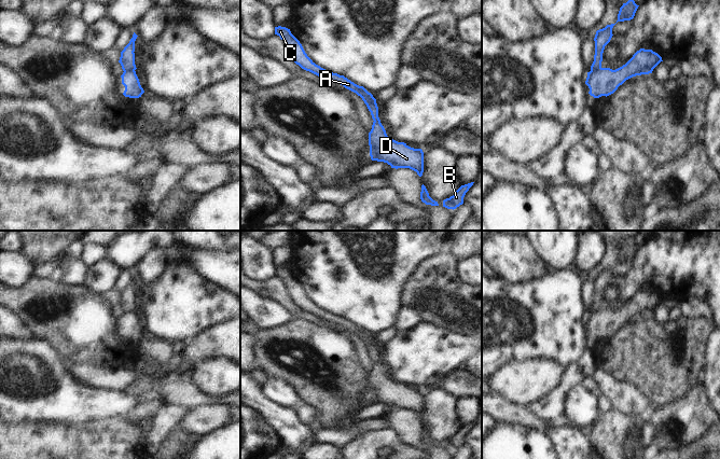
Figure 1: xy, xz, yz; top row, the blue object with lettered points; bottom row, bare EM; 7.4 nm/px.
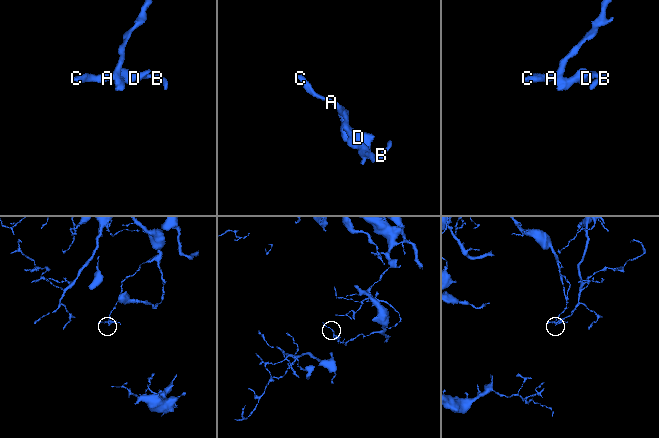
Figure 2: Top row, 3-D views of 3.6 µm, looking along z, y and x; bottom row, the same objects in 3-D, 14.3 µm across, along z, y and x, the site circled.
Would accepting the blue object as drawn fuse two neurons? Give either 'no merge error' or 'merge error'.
merge error

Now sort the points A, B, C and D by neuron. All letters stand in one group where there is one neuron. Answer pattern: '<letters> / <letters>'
A C / B D

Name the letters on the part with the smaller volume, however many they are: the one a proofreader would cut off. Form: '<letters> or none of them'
B, D

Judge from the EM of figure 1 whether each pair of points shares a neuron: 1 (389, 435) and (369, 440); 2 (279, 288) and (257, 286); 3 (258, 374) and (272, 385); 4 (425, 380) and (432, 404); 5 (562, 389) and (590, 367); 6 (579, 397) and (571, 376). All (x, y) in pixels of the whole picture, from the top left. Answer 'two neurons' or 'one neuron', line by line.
1: one neuron
2: one neuron
3: two neurons
4: two neurons
5: one neuron
6: two neurons

